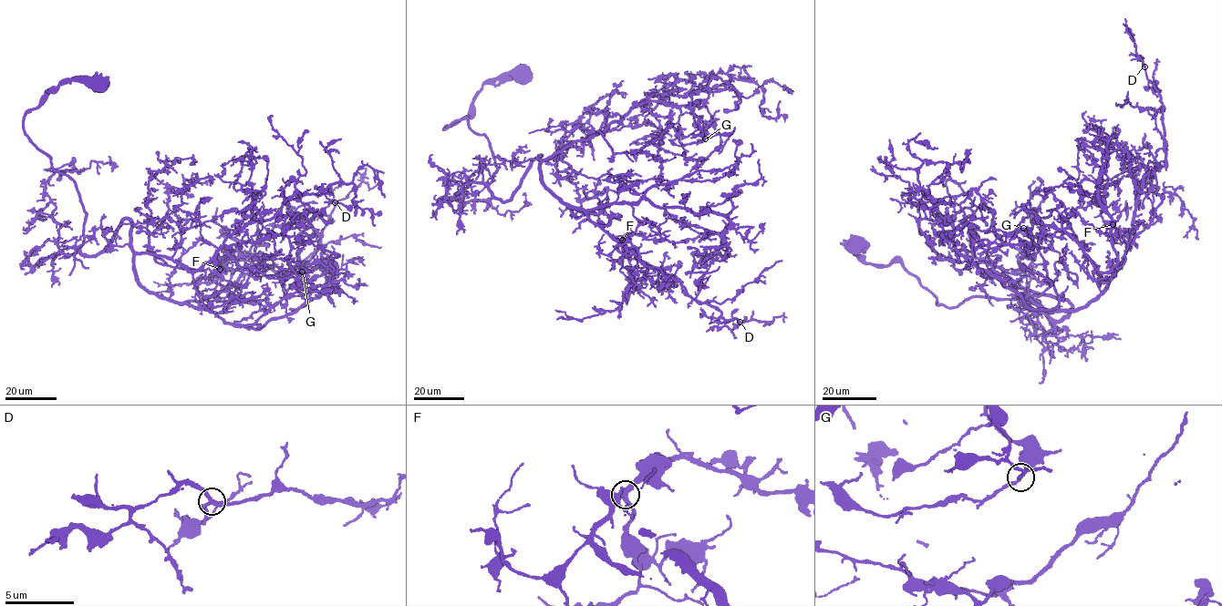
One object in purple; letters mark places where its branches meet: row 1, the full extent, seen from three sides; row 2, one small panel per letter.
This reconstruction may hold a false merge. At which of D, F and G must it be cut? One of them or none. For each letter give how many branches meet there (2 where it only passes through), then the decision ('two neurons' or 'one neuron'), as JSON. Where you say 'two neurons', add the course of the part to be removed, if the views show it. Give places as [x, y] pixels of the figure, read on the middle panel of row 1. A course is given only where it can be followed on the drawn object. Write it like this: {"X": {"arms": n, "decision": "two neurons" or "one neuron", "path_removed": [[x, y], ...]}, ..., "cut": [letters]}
{"D": {"arms": 3, "decision": "one neuron"}, "F": {"arms": 3, "decision": "one neuron"}, "G": {"arms": 2, "decision": "one neuron"}, "cut": []}

